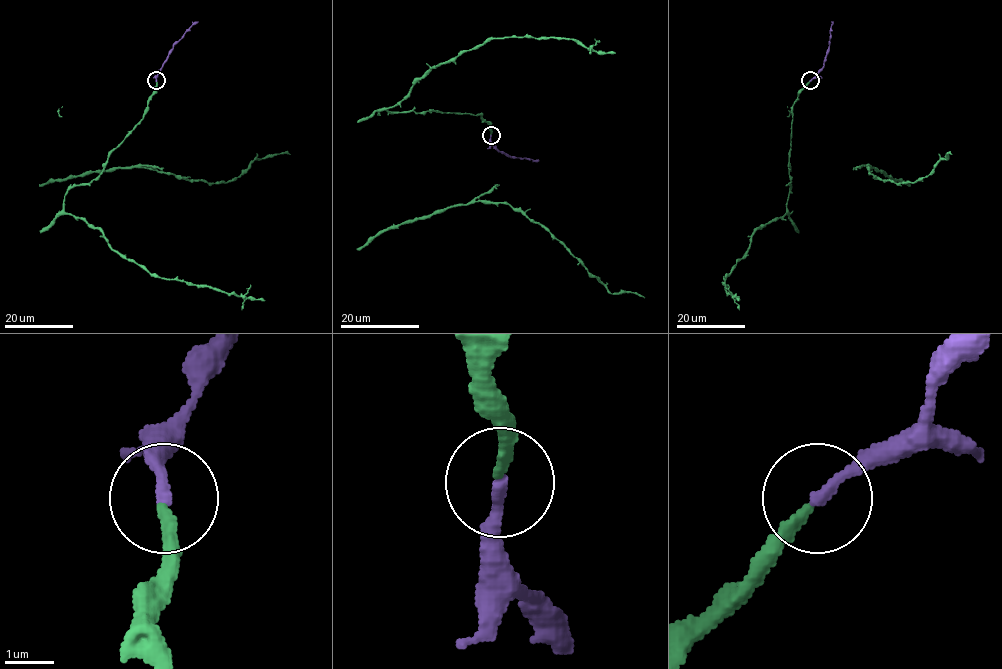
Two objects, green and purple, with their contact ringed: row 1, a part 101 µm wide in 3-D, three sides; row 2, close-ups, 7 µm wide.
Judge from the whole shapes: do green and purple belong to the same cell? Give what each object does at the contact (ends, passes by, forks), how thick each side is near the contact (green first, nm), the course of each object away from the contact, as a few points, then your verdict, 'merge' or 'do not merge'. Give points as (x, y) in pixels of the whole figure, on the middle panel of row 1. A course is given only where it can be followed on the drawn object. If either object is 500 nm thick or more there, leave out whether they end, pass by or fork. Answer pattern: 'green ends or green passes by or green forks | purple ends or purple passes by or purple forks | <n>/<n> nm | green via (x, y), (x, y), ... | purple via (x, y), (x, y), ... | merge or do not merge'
green ends | purple ends | 240/240 nm | green via (491, 134), (480, 115), (384, 108), (397, 105), (435, 66), (494, 38), (564, 37), (615, 53) | purple via (491, 135), (491, 142), (510, 157), (539, 161) | merge

